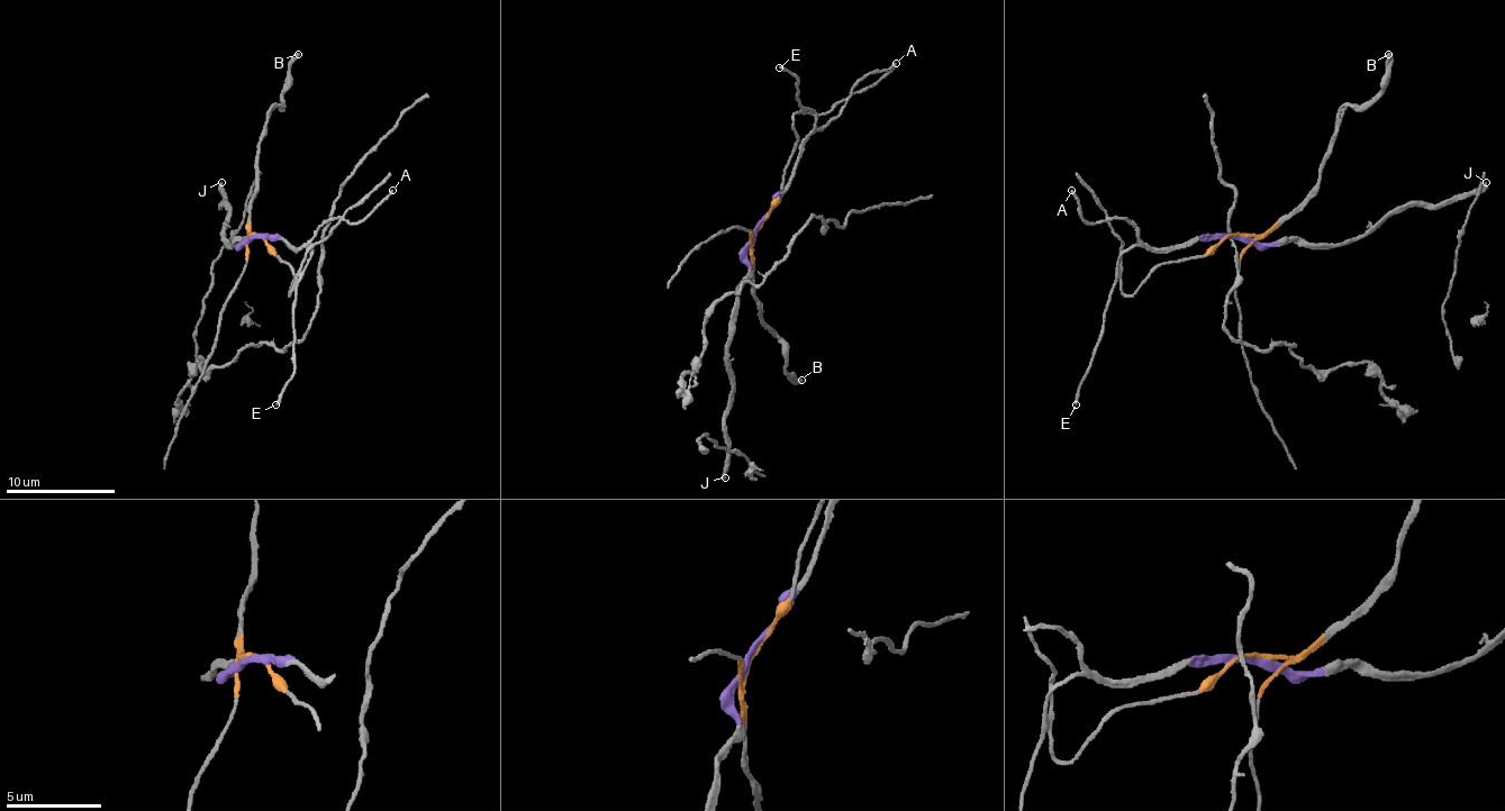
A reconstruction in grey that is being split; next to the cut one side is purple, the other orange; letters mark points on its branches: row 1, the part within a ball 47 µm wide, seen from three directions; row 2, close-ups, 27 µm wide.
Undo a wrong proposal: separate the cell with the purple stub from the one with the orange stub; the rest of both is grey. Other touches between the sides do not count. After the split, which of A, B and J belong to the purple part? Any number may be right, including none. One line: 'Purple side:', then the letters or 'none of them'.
Purple side: A, J

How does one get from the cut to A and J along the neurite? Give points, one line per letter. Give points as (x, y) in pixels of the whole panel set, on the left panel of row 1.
A: (255, 236), (279, 236), (293, 249), (301, 249), (332, 219), (359, 222), (391, 189)
J: (255, 236), (244, 244), (230, 244), (225, 238), (221, 181)

